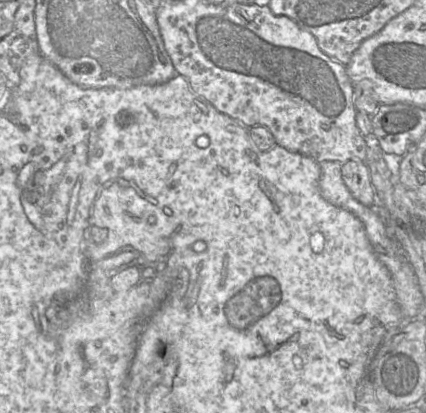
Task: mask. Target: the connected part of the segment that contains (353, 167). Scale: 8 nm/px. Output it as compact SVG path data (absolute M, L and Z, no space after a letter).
M348 160L342 163L341 173L345 185L357 201L368 207L376 207L370 171L363 161Z

